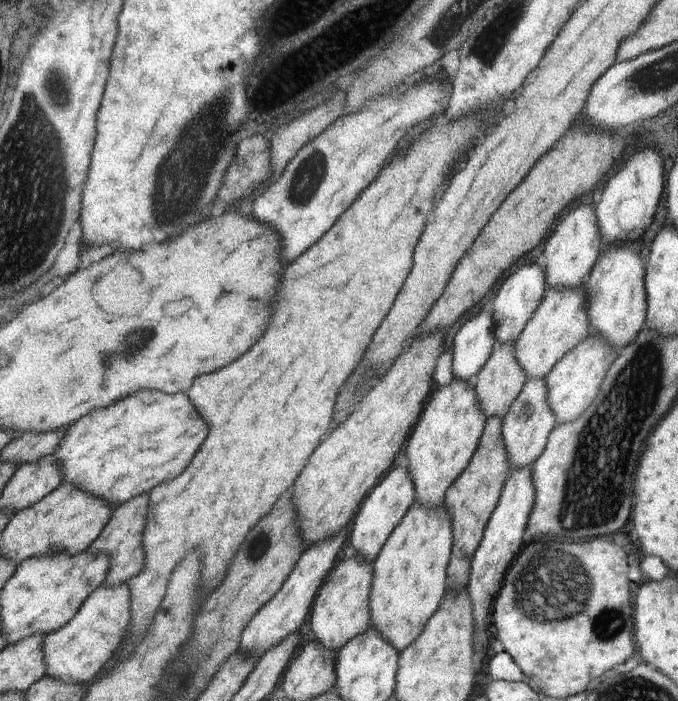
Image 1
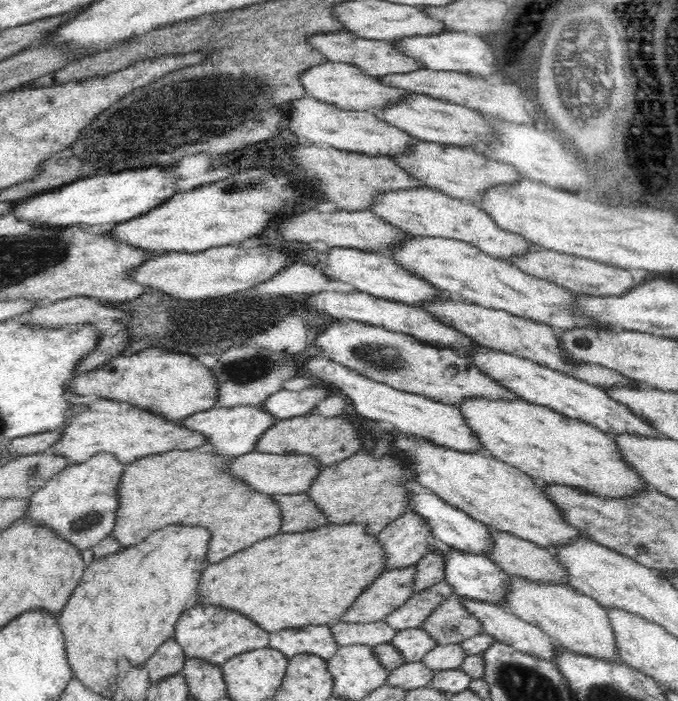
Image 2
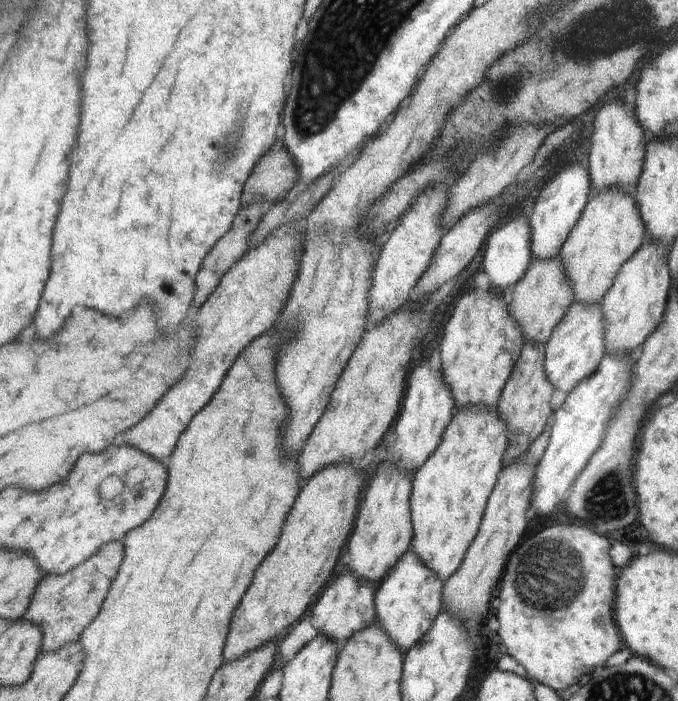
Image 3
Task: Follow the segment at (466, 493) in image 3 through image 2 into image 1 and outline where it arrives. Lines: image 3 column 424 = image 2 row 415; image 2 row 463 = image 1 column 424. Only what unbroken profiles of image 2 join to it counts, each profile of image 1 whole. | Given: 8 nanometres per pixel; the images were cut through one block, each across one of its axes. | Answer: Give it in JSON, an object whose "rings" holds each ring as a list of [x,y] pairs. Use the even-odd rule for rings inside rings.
{"rings":[[[414,501],[372,563],[371,625],[400,654],[424,632],[447,590],[446,570],[452,552],[452,520],[444,505],[432,512]]]}

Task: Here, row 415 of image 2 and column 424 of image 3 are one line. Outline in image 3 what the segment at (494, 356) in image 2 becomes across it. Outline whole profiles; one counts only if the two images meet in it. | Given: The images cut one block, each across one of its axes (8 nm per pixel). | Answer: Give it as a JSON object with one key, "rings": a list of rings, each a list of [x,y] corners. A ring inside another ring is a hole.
{"rings":[[[409,549],[396,562],[396,566],[377,585],[374,598],[375,621],[386,632],[388,640],[406,654],[430,632],[432,623],[442,610],[442,588],[444,581]]]}

